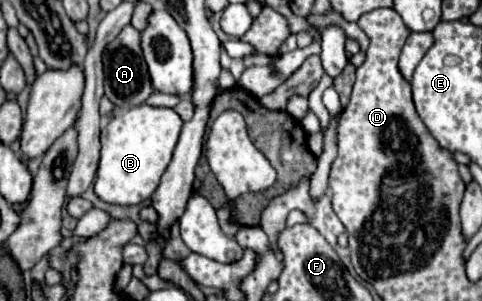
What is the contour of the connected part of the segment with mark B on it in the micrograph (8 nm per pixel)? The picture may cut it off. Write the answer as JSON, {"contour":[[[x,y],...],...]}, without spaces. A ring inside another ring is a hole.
{"contour":[[[150,105],[132,107],[122,115],[116,115],[102,133],[100,163],[94,183],[94,193],[112,205],[140,205],[156,191],[162,173],[166,171],[172,151],[178,143],[182,129],[180,115],[174,109],[158,109]]]}

